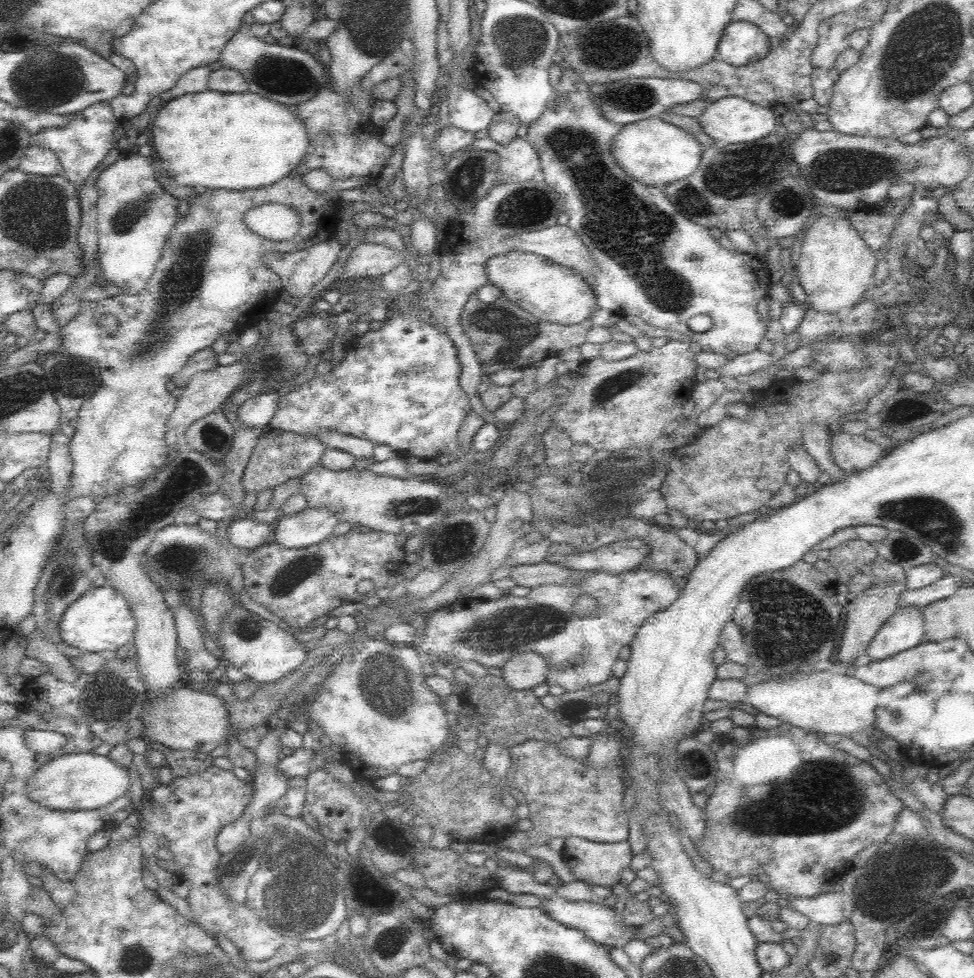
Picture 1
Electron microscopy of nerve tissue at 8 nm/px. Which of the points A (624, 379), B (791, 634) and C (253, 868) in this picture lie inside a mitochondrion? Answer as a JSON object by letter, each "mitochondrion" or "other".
{"A":"mitochondrion","B":"mitochondrion","C":"mitochondrion"}

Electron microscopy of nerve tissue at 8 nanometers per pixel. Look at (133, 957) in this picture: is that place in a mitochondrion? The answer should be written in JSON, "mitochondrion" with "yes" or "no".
{"mitochondrion":"yes"}

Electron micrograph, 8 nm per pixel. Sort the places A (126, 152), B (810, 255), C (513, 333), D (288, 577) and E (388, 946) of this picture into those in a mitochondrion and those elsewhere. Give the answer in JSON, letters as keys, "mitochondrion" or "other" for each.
{"A":"other","B":"other","C":"mitochondrion","D":"mitochondrion","E":"mitochondrion"}

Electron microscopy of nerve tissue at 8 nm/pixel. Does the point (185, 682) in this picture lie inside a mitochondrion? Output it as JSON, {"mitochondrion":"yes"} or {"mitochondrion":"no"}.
{"mitochondrion":"no"}

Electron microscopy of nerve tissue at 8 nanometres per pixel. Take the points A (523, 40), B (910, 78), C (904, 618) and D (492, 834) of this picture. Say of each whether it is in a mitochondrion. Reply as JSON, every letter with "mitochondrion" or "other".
{"A":"mitochondrion","B":"mitochondrion","C":"other","D":"other"}

